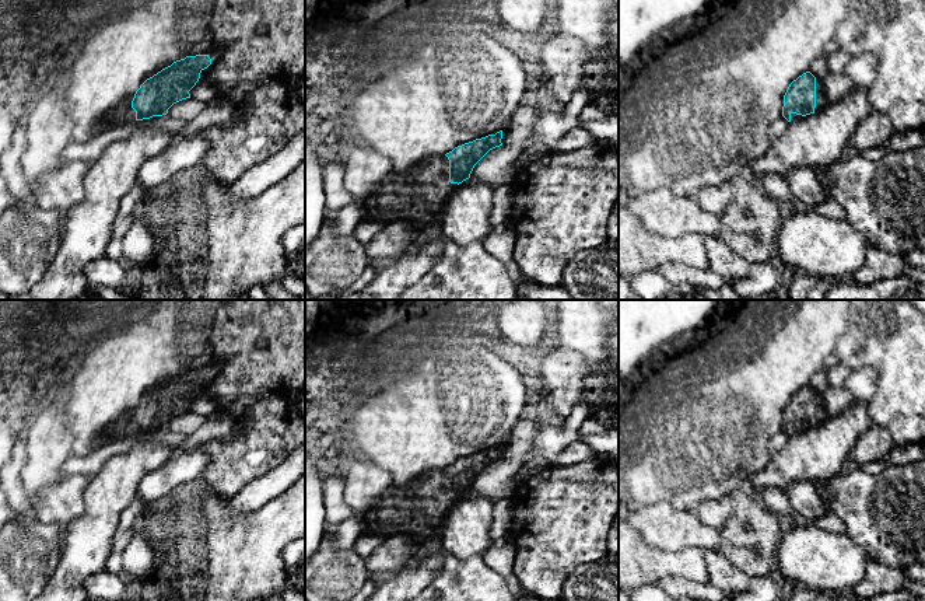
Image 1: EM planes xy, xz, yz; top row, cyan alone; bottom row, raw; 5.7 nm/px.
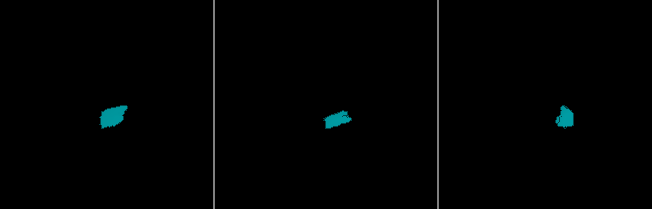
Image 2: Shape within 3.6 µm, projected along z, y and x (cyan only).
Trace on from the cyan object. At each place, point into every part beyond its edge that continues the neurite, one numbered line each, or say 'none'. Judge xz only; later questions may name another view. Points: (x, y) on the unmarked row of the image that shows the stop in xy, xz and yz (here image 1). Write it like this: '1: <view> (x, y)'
1: xz (417, 510)

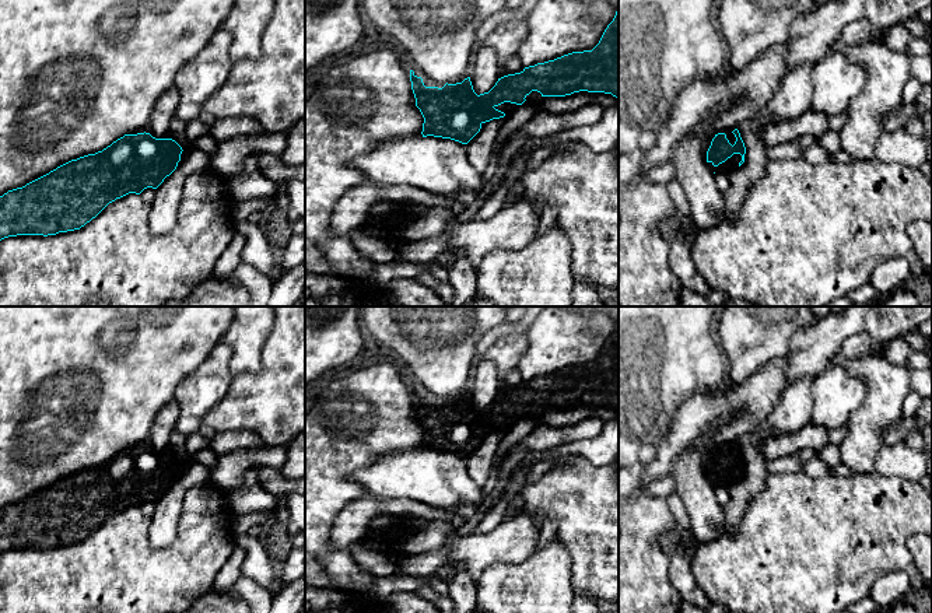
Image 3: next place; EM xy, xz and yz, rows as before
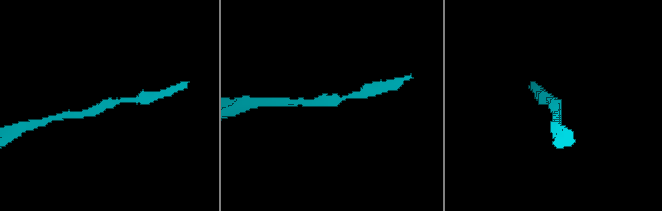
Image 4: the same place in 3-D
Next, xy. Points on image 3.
none

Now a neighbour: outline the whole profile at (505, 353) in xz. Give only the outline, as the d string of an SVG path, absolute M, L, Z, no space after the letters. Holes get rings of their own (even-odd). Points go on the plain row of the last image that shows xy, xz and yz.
M526 333L501 337L488 348L486 358L493 361L497 368L501 390L508 389L505 386L505 376L511 369L516 368L526 348Z

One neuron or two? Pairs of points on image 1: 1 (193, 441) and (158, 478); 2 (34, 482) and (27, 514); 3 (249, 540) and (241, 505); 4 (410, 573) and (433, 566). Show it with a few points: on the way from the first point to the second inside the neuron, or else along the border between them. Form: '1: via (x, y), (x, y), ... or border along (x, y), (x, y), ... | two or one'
1: border along (202, 446), (193, 450), (177, 450) | two
2: via (31, 491), (31, 506) | one
3: border along (273, 498), (256, 510), (239, 516), (227, 506) | two
4: via (416, 573), (427, 568) | one

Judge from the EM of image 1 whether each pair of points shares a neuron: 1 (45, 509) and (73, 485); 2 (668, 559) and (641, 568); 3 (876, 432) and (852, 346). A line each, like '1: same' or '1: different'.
1: same
2: same
3: different

